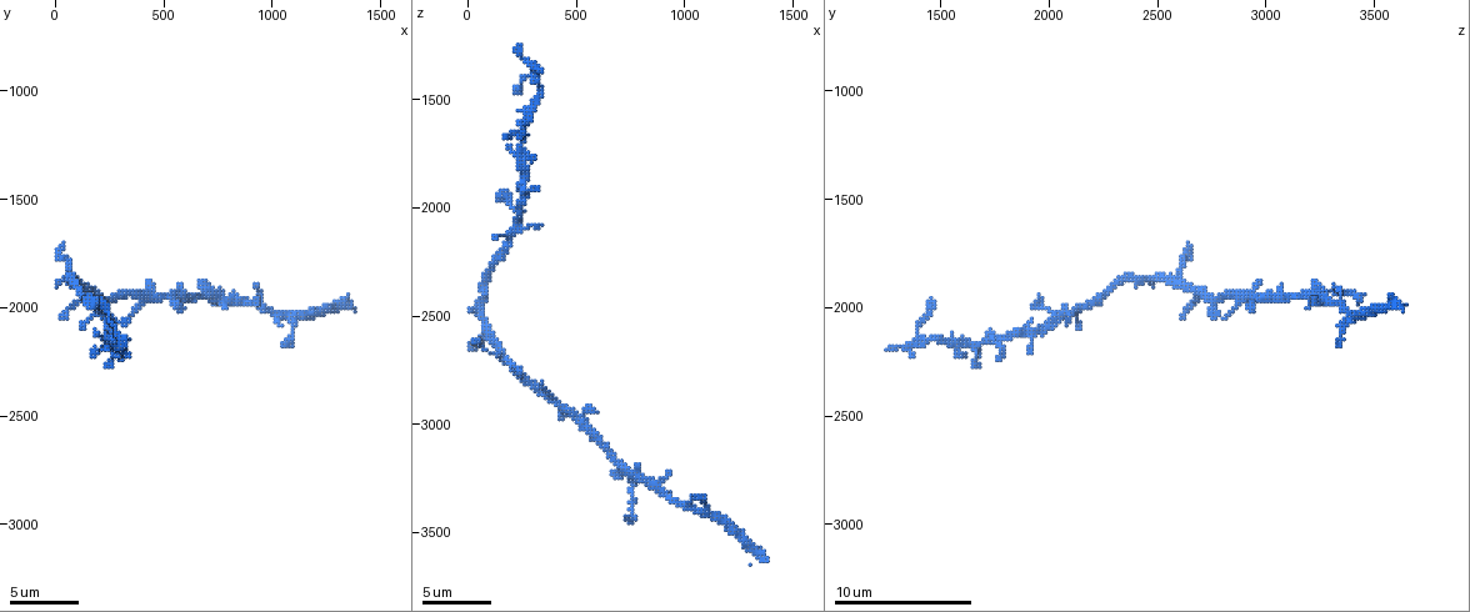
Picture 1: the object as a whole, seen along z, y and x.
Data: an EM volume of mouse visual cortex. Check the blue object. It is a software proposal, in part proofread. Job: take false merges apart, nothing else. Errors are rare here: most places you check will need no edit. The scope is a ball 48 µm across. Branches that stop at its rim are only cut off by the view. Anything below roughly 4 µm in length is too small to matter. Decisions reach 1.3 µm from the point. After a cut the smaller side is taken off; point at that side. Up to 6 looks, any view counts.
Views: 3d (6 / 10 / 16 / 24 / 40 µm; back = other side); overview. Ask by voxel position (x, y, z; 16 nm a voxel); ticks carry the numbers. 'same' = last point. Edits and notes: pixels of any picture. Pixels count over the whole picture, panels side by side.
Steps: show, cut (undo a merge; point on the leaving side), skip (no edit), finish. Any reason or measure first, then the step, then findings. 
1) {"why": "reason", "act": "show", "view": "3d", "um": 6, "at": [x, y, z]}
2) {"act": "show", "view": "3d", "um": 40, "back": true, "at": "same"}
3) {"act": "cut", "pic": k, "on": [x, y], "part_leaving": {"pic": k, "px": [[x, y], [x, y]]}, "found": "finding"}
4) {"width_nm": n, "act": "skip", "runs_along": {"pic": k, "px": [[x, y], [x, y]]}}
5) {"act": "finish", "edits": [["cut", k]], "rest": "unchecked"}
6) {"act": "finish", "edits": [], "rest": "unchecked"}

{"why": "four-way junction", "act": "show", "view": "3d", "um": 16, "at": [240, 2160, 1700]}

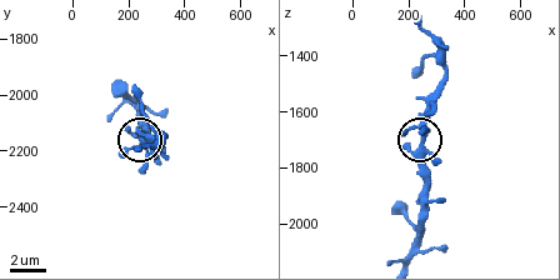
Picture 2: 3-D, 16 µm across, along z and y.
{"act": "skip", "found": "all the same neuron"}

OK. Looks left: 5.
{"why": "calibre changes", "act": "show", "view": "3d", "um": 10, "at": [310, 2150, 1410]}

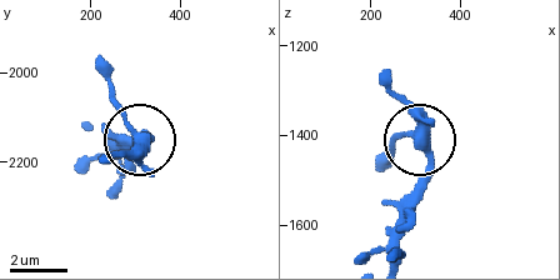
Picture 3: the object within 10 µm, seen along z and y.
{"arms": 3, "act": "skip", "found": "one neuron here"}

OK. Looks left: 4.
{"why": "a fork", "act": "show", "view": "3d", "um": 10, "at": [140, 1900, 2640]}

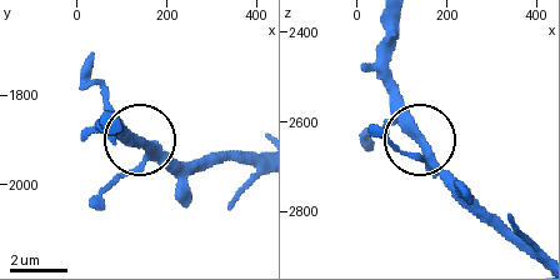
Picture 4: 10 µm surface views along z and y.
{"arms": 3, "act": "skip", "found": "one neuron here"}

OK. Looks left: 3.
{"act": "finish", "edits": [], "rest": "unchecked"}

